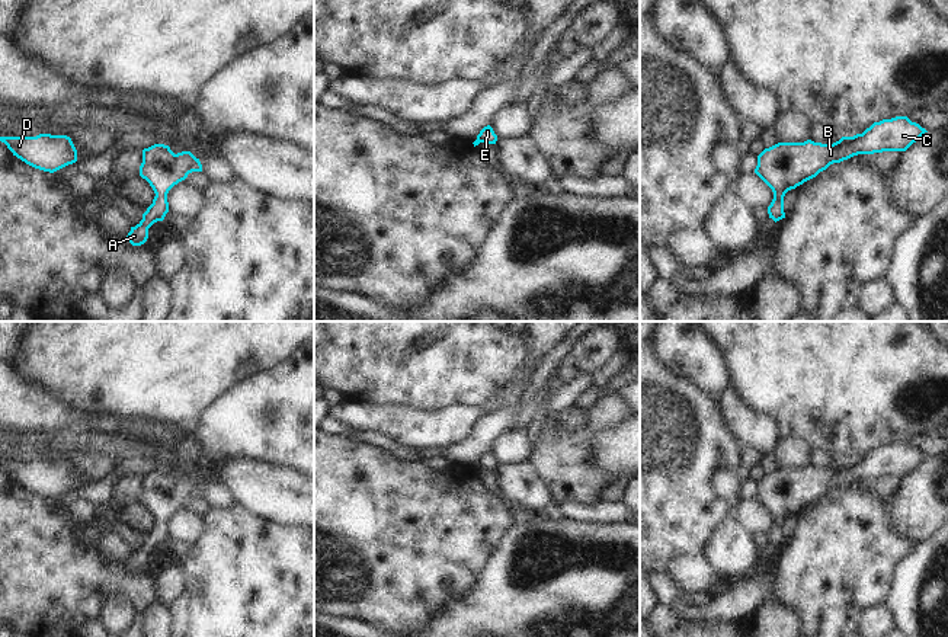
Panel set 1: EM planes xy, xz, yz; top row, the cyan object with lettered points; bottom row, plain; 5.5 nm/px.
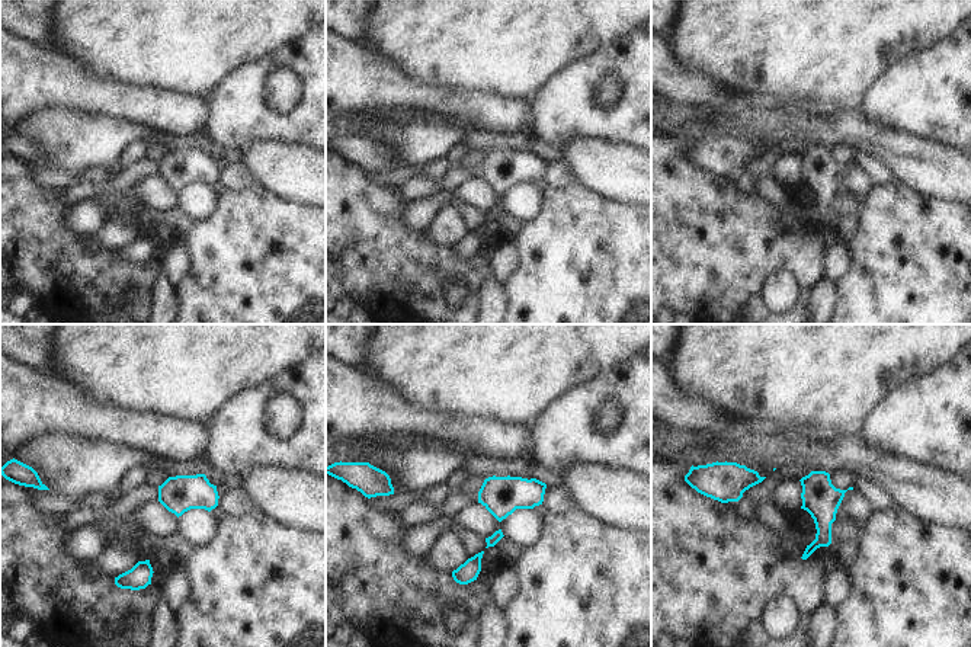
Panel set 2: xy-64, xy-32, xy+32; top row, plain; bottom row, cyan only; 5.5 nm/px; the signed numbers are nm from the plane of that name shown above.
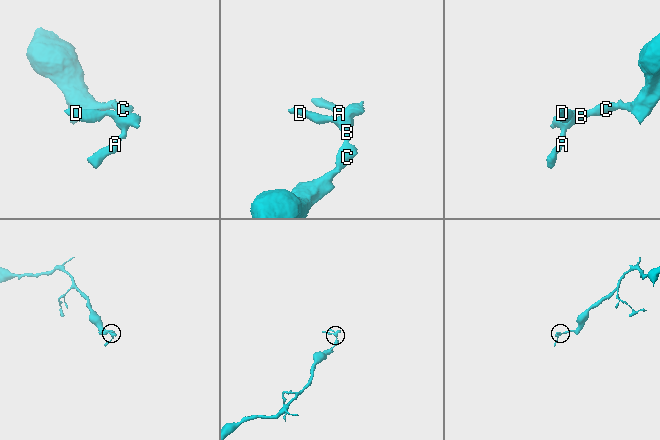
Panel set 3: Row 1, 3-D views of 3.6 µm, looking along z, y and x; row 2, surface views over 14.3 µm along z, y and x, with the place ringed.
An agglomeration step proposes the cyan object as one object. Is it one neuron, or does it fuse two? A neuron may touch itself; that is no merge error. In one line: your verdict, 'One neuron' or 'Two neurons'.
One neuron

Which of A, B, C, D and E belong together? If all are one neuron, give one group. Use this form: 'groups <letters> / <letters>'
groups A B C D E

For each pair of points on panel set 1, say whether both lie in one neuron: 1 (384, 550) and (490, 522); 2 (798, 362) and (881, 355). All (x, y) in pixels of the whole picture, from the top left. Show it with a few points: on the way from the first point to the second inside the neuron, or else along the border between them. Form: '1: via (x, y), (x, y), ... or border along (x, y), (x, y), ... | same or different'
1: via (410, 540), (419, 538), (442, 525), (464, 522) | same
2: via (819, 355), (861, 355) | same

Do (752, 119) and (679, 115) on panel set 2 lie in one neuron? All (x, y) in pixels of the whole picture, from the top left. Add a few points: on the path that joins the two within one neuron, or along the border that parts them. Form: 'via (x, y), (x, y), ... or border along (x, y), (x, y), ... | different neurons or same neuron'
via (734, 119), (710, 125), (696, 124) | same neuron

